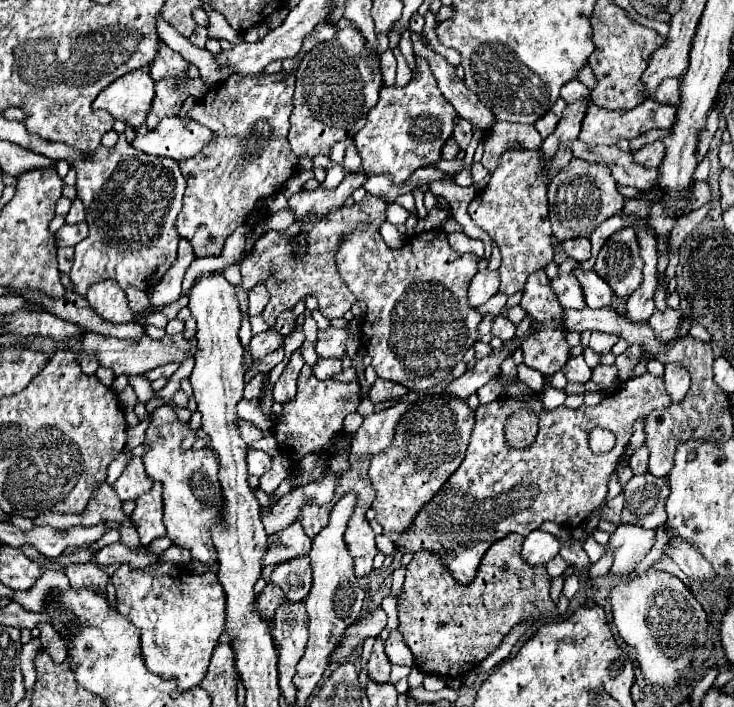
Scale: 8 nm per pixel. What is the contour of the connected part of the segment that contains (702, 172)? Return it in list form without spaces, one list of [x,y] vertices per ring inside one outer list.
[[[706,154],[706,157],[704,157],[704,159],[698,164],[693,174],[694,182],[706,181],[709,175],[709,171],[710,171],[710,160],[708,154]]]

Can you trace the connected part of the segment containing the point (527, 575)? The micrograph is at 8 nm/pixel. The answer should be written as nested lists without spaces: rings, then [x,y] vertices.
[[[506,535],[506,539],[494,543],[494,547],[486,551],[486,559],[482,559],[482,567],[478,567],[478,575],[474,583],[470,583],[470,587],[458,587],[458,583],[450,579],[446,567],[438,563],[436,555],[430,555],[428,551],[420,551],[418,555],[414,555],[410,565],[406,567],[404,589],[400,595],[398,631],[402,633],[410,651],[414,653],[414,665],[422,673],[432,673],[444,679],[464,677],[480,661],[484,661],[490,653],[494,653],[500,647],[502,639],[512,631],[512,625],[518,625],[526,619],[550,617],[556,611],[556,605],[550,599],[552,577],[546,573],[544,565],[532,567],[520,559],[522,541],[524,539],[520,535]]]

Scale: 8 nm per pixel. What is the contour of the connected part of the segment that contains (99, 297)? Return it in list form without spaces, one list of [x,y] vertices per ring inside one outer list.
[[[112,279],[96,283],[94,287],[90,287],[86,293],[86,301],[96,311],[96,315],[100,315],[102,319],[104,317],[118,317],[118,319],[104,319],[108,323],[118,325],[118,323],[134,321],[134,313],[128,307],[126,293]]]

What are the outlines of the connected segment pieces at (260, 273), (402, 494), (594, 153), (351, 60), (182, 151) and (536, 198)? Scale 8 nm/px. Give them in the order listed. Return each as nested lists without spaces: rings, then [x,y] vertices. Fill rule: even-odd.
[[[366,193],[366,197],[352,205],[352,207],[340,207],[330,211],[324,219],[320,219],[320,223],[314,225],[314,229],[310,229],[306,233],[306,255],[302,259],[296,259],[296,247],[292,243],[294,237],[298,237],[302,233],[302,225],[298,221],[294,221],[288,229],[284,231],[268,231],[262,239],[258,239],[254,253],[244,259],[241,264],[242,282],[235,287],[246,287],[246,291],[250,291],[254,285],[264,283],[268,287],[270,293],[270,303],[266,305],[262,319],[268,325],[276,323],[276,317],[294,307],[300,299],[304,297],[316,297],[318,301],[318,309],[324,317],[334,319],[334,317],[342,317],[346,311],[350,311],[350,307],[356,303],[356,295],[346,287],[346,283],[342,281],[338,267],[336,267],[336,253],[340,247],[342,237],[350,235],[354,229],[362,229],[364,225],[374,225],[376,229],[380,227],[380,223],[384,223],[386,219],[386,209],[388,205],[382,203],[382,199],[374,199],[374,195]]]
[[[434,389],[426,397],[414,401],[414,405],[398,421],[392,445],[382,453],[378,453],[378,457],[374,455],[370,463],[370,481],[376,489],[376,501],[372,503],[372,509],[376,511],[376,521],[384,527],[384,531],[398,533],[410,527],[410,521],[414,519],[418,509],[422,509],[422,505],[428,503],[440,491],[446,479],[460,467],[472,427],[474,427],[474,411],[466,405],[464,399],[448,395],[446,389]]]
[[[580,139],[568,143],[568,149],[572,151],[574,159],[608,163],[618,185],[630,185],[636,187],[638,191],[648,191],[658,185],[658,169],[648,169],[638,165],[632,153],[628,151],[620,151],[618,147],[608,147],[608,145],[590,147]]]
[[[340,19],[336,23],[336,35],[330,41],[314,45],[296,69],[294,111],[290,115],[288,141],[298,157],[328,155],[328,149],[352,137],[362,123],[366,123],[366,111],[378,101],[382,87],[382,75],[378,69],[378,57],[370,49],[366,37],[350,23]]]
[[[166,117],[146,135],[136,133],[136,139],[130,145],[148,155],[182,161],[196,155],[208,143],[210,131],[206,131],[200,123],[190,123],[180,117]]]
[[[540,149],[506,151],[498,159],[498,167],[486,189],[476,193],[474,201],[468,205],[468,215],[472,221],[482,227],[500,249],[500,291],[506,295],[522,291],[526,277],[552,261],[554,251],[546,185],[546,161],[542,159]]]

